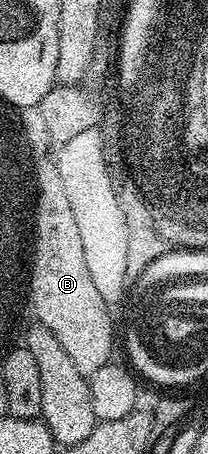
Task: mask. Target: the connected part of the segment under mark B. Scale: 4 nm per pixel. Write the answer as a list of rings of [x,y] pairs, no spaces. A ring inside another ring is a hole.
[[[41,160],[34,169],[35,178],[35,212],[34,220],[40,223],[40,255],[34,260],[30,269],[30,299],[32,295],[32,311],[36,314],[35,322],[46,328],[58,339],[58,345],[66,349],[70,361],[85,377],[91,377],[102,365],[106,365],[112,358],[112,319],[108,316],[109,304],[102,301],[102,293],[94,286],[93,278],[86,269],[85,251],[78,233],[74,213],[64,195],[64,187],[58,175],[53,160]]]

